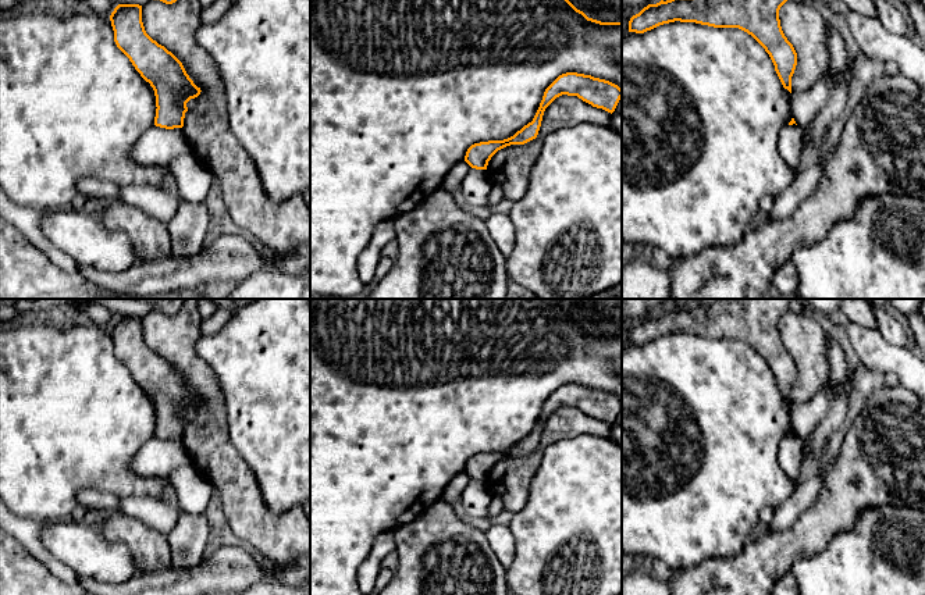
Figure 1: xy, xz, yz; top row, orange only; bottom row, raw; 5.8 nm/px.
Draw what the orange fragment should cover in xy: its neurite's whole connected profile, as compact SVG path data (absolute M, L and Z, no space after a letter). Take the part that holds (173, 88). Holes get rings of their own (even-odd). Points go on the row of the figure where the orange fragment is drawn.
M118 4L110 15L117 47L129 58L156 96L154 125L182 128L186 103L200 95L182 63L153 40L142 22L142 6Z

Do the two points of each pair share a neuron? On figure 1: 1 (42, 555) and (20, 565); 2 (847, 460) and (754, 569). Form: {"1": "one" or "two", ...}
{"1": "two", "2": "one"}

